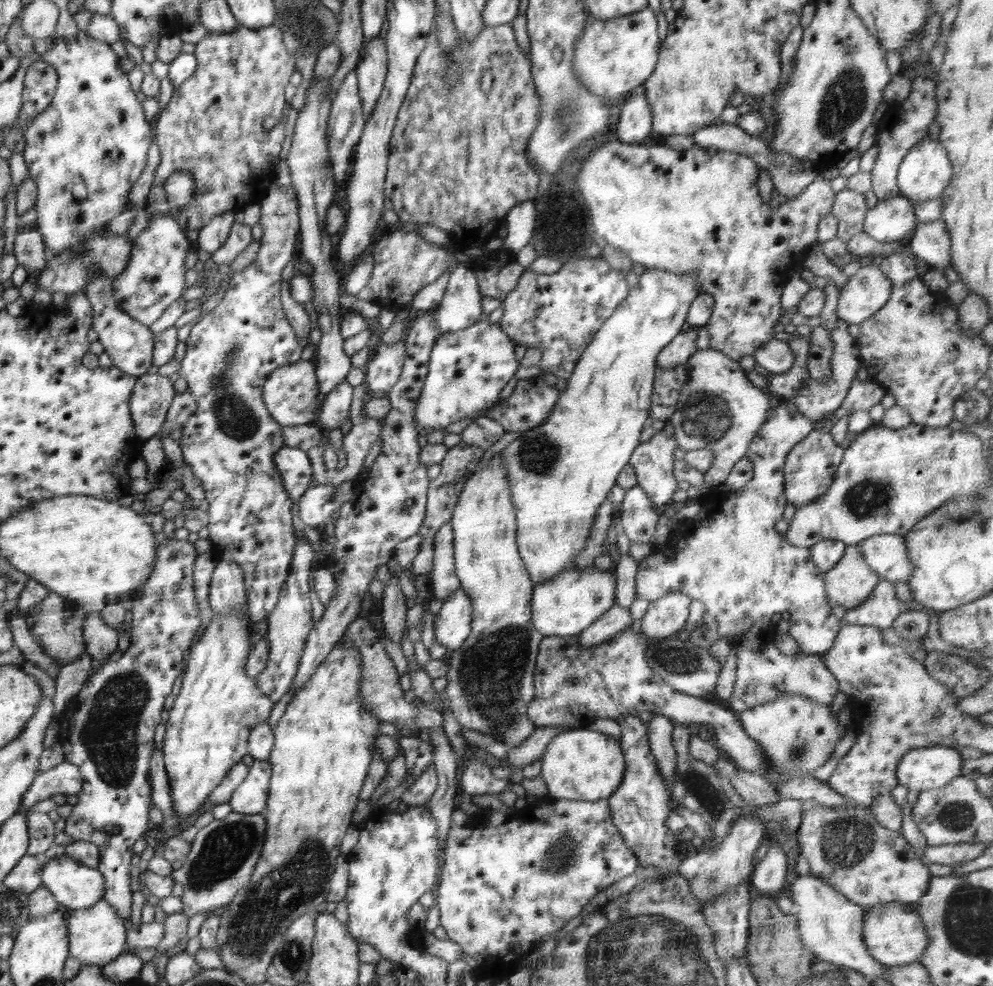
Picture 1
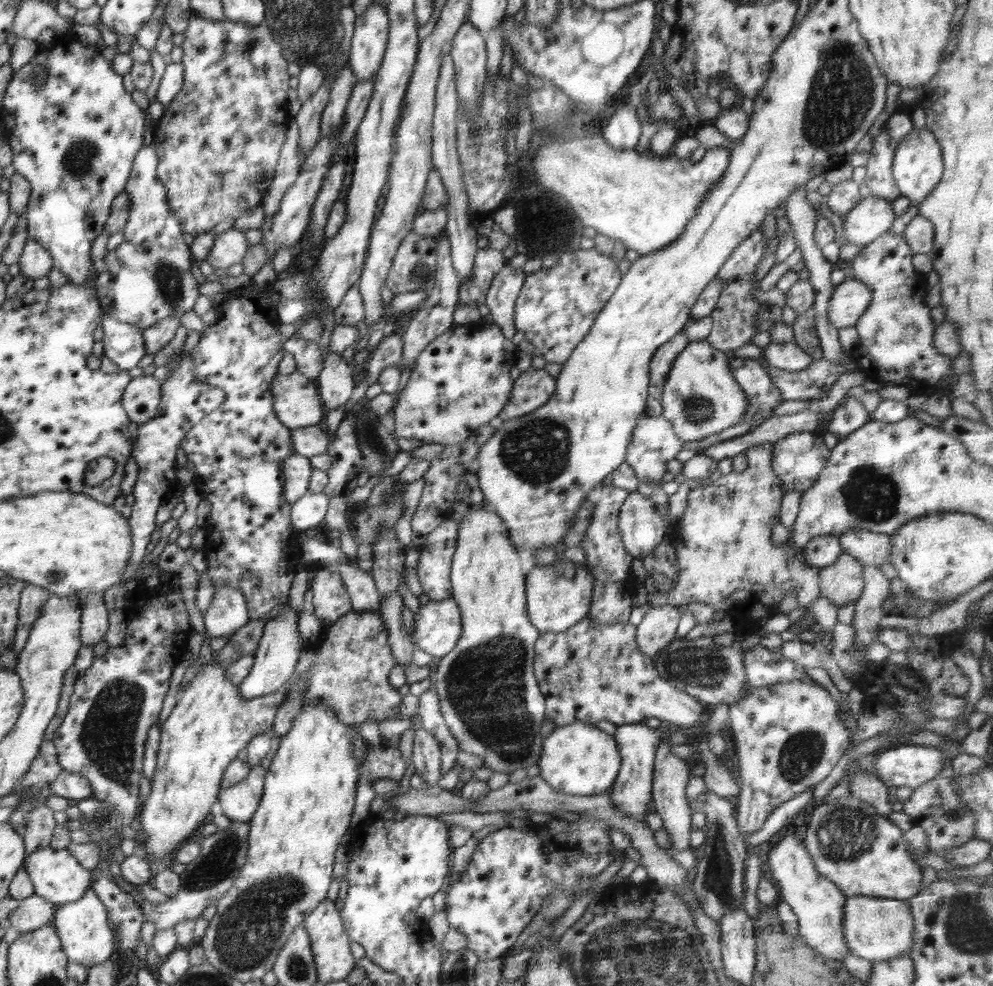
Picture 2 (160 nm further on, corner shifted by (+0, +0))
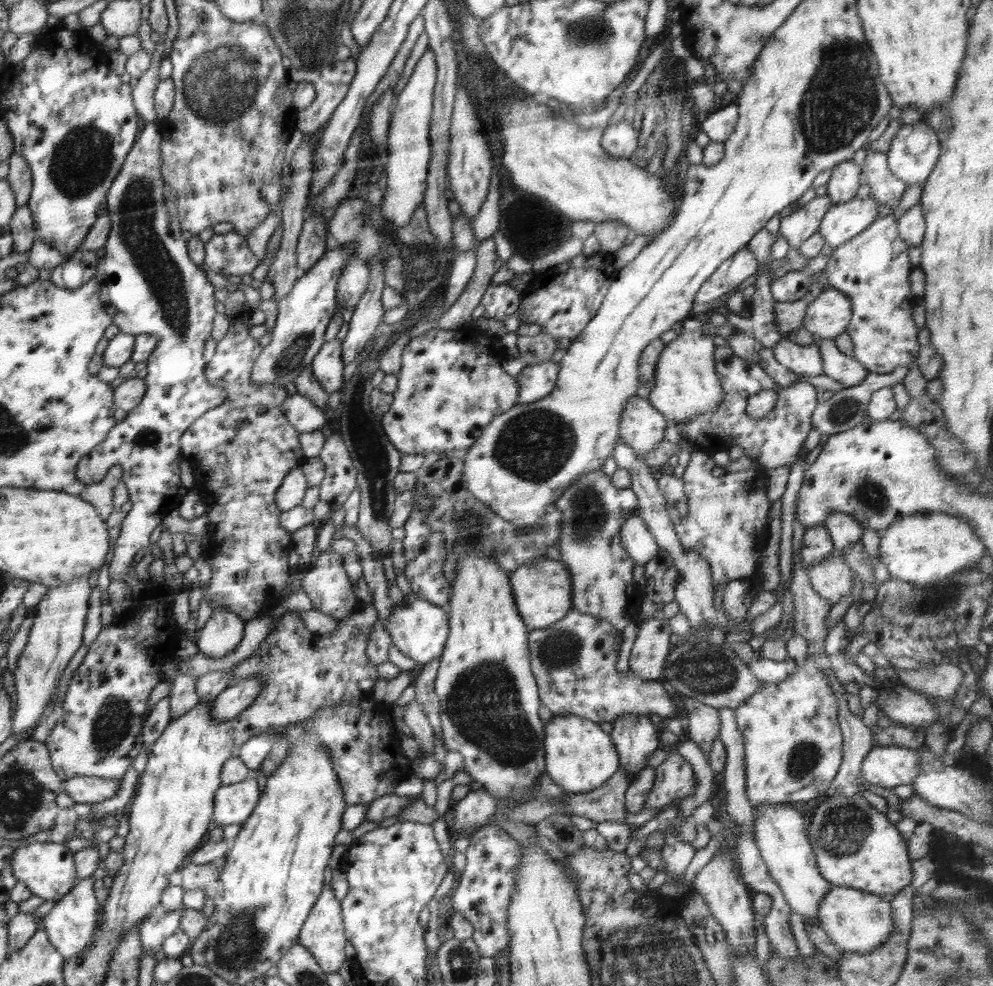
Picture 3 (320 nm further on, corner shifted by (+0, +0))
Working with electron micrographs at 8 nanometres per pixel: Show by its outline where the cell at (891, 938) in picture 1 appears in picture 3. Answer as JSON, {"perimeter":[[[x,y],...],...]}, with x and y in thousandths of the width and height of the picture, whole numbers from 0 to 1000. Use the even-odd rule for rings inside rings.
{"perimeter":[[[838,898],[824,920],[825,939],[847,966],[873,967],[899,947],[899,922],[894,911],[866,902]]]}

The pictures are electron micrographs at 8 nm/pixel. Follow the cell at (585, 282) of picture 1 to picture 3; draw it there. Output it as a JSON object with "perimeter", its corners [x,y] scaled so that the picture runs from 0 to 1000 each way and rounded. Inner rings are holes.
{"perimeter":[[[608,255],[593,260],[582,258],[579,262],[554,272],[553,275],[536,279],[530,292],[526,292],[521,316],[524,323],[548,331],[546,338],[556,340],[560,344],[560,354],[572,353],[588,335],[592,326],[600,320],[613,291],[621,282],[622,275],[618,272],[615,258]]]}

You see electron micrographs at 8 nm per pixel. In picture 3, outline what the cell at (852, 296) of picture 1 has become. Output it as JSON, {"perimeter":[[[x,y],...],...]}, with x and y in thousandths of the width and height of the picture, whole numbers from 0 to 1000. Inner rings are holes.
{"perimeter":[[[836,292],[814,308],[809,320],[809,333],[821,343],[841,344],[852,335],[857,318],[856,301]]]}

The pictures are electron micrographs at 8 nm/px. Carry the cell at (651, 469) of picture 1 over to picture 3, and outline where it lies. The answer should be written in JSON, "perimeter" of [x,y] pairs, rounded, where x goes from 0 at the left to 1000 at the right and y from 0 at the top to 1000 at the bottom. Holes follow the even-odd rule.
{"perimeter":[[[638,402],[631,408],[623,428],[623,443],[649,465],[669,446],[671,425],[649,403]]]}

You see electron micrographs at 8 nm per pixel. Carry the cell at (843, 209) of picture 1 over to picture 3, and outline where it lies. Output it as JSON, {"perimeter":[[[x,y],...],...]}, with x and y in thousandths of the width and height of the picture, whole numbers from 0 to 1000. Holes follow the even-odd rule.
{"perimeter":[[[858,161],[837,170],[832,189],[833,198],[837,201],[839,208],[852,205],[862,199],[866,189],[864,185],[866,175],[867,169],[862,167]]]}

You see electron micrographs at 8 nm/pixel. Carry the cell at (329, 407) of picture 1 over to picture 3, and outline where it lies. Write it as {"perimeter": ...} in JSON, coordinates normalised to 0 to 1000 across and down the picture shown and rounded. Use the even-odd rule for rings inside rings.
{"perimeter":[[[339,343],[333,346],[327,347],[313,368],[318,385],[330,400],[342,398],[348,370],[344,366],[343,348]]]}

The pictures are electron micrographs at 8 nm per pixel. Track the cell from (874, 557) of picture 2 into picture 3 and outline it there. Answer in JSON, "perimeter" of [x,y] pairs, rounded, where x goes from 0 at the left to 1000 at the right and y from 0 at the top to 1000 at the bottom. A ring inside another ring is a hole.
{"perimeter":[[[836,518],[830,526],[829,532],[837,542],[839,554],[846,559],[860,551],[868,551],[866,530],[859,524],[847,519]]]}

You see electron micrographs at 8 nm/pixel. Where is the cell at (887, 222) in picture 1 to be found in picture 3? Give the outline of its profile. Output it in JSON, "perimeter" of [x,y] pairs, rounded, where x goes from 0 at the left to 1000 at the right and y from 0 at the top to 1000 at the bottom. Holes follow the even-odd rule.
{"perimeter":[[[862,198],[852,205],[838,208],[828,221],[823,235],[838,253],[846,252],[880,227],[886,219],[884,211],[884,205],[878,200],[868,202]]]}

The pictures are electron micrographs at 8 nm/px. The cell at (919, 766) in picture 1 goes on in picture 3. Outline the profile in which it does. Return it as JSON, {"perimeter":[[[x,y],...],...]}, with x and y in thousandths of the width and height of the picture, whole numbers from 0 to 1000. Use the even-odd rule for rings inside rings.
{"perimeter":[[[888,756],[878,759],[870,769],[867,786],[877,795],[899,800],[901,797],[918,795],[924,785],[924,761]]]}

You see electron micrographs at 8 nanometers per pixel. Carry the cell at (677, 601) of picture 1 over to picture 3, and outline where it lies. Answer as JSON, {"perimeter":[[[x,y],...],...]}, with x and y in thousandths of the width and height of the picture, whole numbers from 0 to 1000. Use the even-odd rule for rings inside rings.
{"perimeter":[[[654,627],[645,633],[645,639],[635,659],[633,677],[647,690],[665,689],[671,666],[676,661],[677,638],[673,627]]]}

